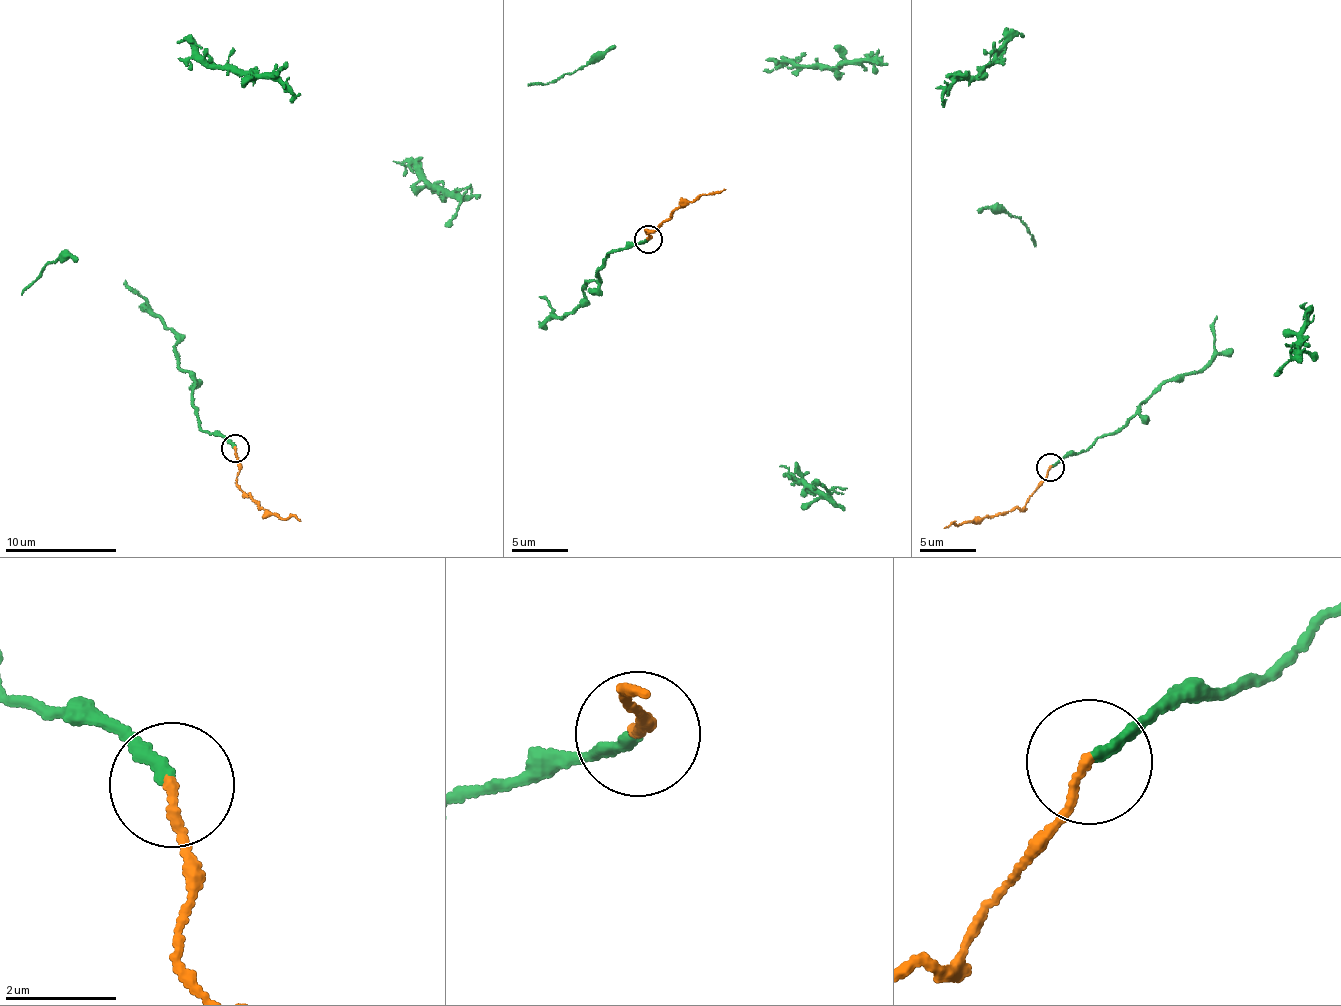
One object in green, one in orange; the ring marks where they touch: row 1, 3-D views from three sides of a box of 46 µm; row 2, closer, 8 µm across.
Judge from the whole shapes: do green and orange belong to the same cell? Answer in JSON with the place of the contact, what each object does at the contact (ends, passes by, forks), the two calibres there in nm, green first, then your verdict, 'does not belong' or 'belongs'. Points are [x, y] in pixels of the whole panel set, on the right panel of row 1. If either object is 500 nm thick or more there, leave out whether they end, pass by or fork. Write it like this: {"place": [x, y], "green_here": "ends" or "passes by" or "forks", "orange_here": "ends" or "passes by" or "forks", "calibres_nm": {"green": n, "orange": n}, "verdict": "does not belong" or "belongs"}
{"place": [1050, 467], "green_here": "ends", "orange_here": "ends", "calibres_nm": {"green": 180, "orange": 160}, "verdict": "belongs"}

